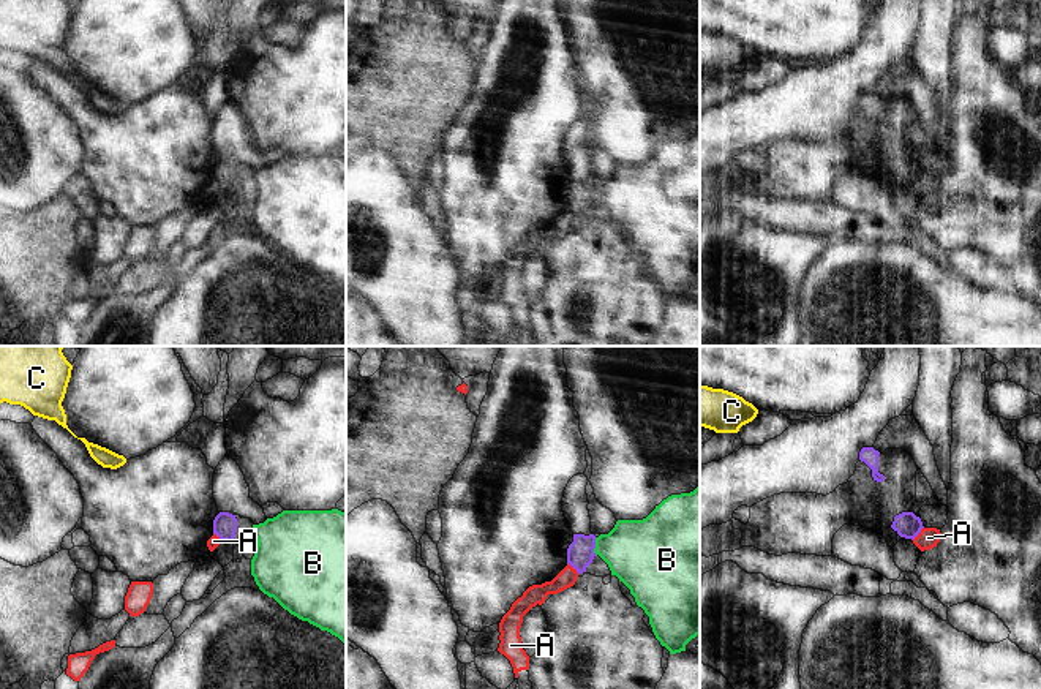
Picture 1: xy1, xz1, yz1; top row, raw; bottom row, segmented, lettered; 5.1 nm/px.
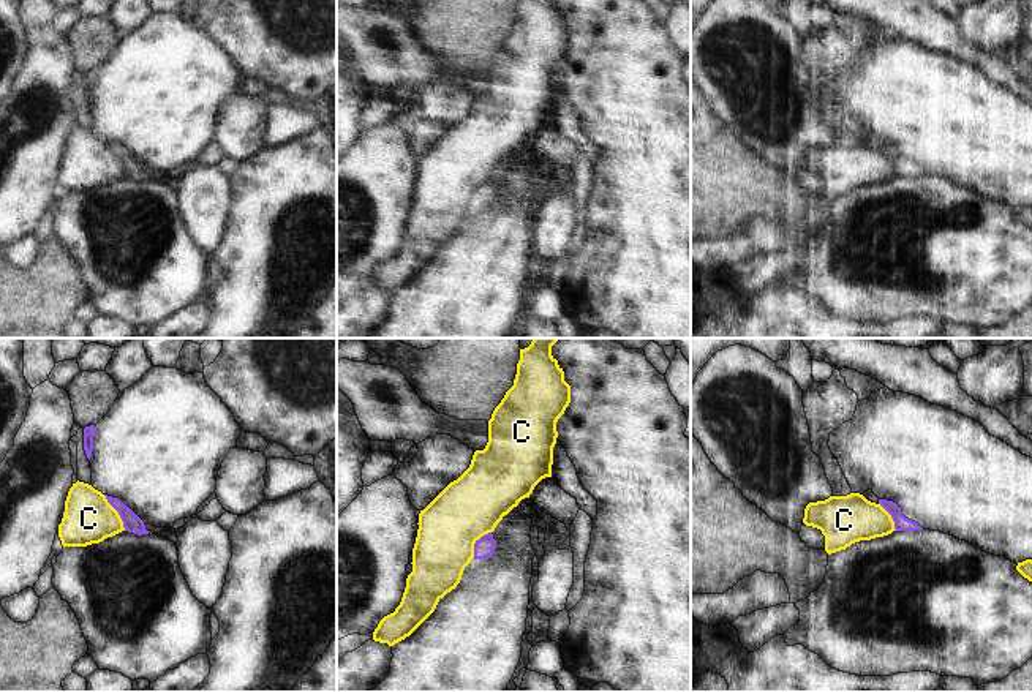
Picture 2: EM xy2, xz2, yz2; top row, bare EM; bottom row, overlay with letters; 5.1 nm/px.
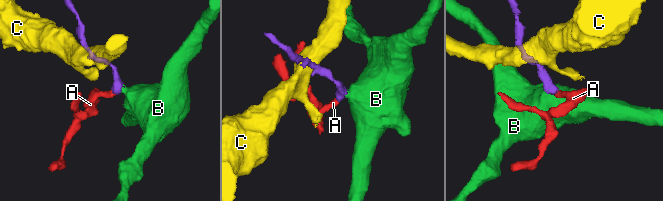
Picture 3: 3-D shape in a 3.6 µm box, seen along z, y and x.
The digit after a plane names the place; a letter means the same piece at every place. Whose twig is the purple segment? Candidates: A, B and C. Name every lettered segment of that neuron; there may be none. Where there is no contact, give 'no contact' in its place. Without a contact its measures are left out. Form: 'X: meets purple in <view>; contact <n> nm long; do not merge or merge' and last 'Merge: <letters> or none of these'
A: meets purple in xz1; contact 80 nm long; do not merge
B: meets purple in xz1; contact 90 nm long; merge
C: meets purple in xy2; contact 220 nm long; do not merge
Merge: B

